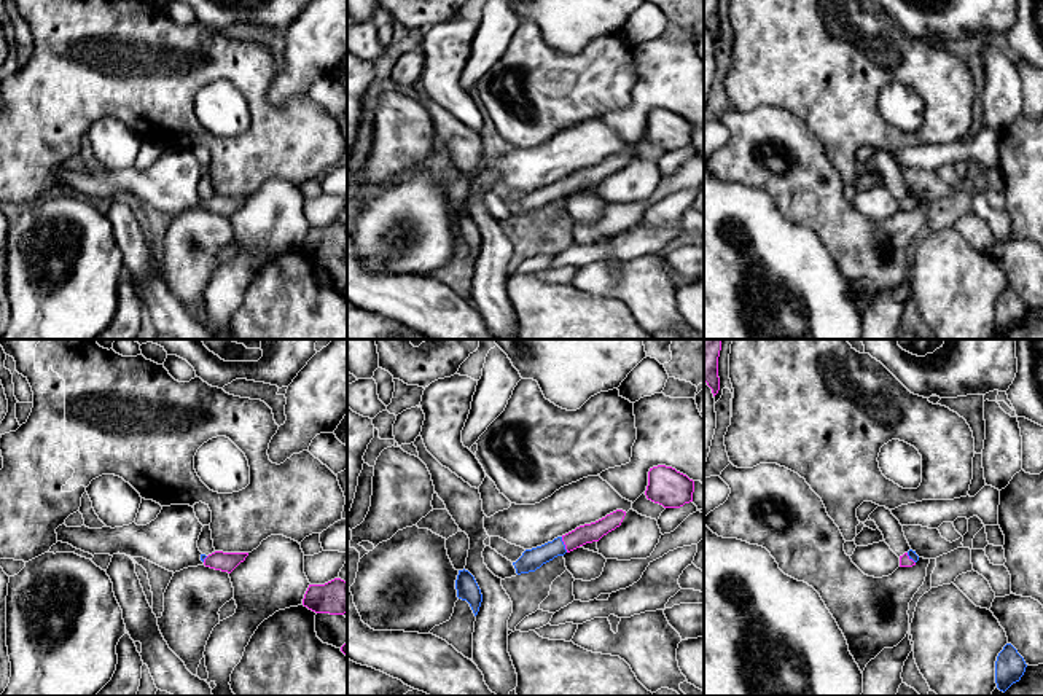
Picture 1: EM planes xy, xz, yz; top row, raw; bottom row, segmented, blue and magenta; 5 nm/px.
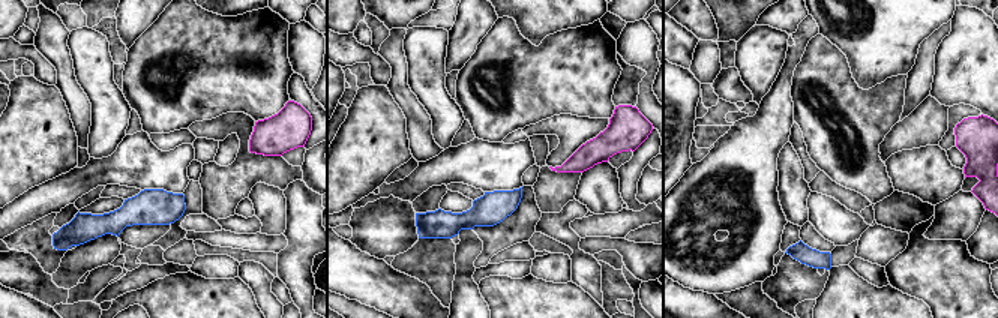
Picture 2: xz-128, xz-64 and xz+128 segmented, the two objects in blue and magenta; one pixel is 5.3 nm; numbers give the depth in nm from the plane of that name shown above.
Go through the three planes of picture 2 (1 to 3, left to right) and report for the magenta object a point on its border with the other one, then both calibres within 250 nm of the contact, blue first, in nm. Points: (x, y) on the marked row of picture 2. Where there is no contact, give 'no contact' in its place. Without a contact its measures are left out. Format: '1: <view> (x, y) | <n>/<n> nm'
1: no contact
2: no contact
3: no contact

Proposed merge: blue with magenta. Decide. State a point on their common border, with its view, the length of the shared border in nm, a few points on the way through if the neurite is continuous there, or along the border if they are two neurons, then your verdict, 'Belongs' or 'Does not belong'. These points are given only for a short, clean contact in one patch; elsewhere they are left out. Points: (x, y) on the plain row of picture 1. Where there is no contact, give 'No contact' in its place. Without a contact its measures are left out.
Touches blue at xz (564, 188). Shared border 90 nm. Path across: xz (531, 203), (564, 188), (591, 175). Belongs

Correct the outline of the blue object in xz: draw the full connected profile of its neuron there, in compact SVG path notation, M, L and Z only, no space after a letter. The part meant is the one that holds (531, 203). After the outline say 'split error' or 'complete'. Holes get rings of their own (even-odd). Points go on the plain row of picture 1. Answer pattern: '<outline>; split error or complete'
M616 153L605 161L576 170L575 174L554 182L541 190L525 193L522 199L513 205L516 217L529 217L540 212L543 207L553 204L557 199L564 199L586 186L599 185L604 178L621 169L626 154Z; split error

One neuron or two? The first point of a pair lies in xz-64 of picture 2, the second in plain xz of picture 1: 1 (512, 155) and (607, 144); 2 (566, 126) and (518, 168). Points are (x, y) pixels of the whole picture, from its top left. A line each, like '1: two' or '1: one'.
1: one
2: two

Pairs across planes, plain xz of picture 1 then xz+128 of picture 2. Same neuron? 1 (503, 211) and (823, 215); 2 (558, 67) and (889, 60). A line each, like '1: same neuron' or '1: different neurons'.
1: same neuron
2: different neurons

